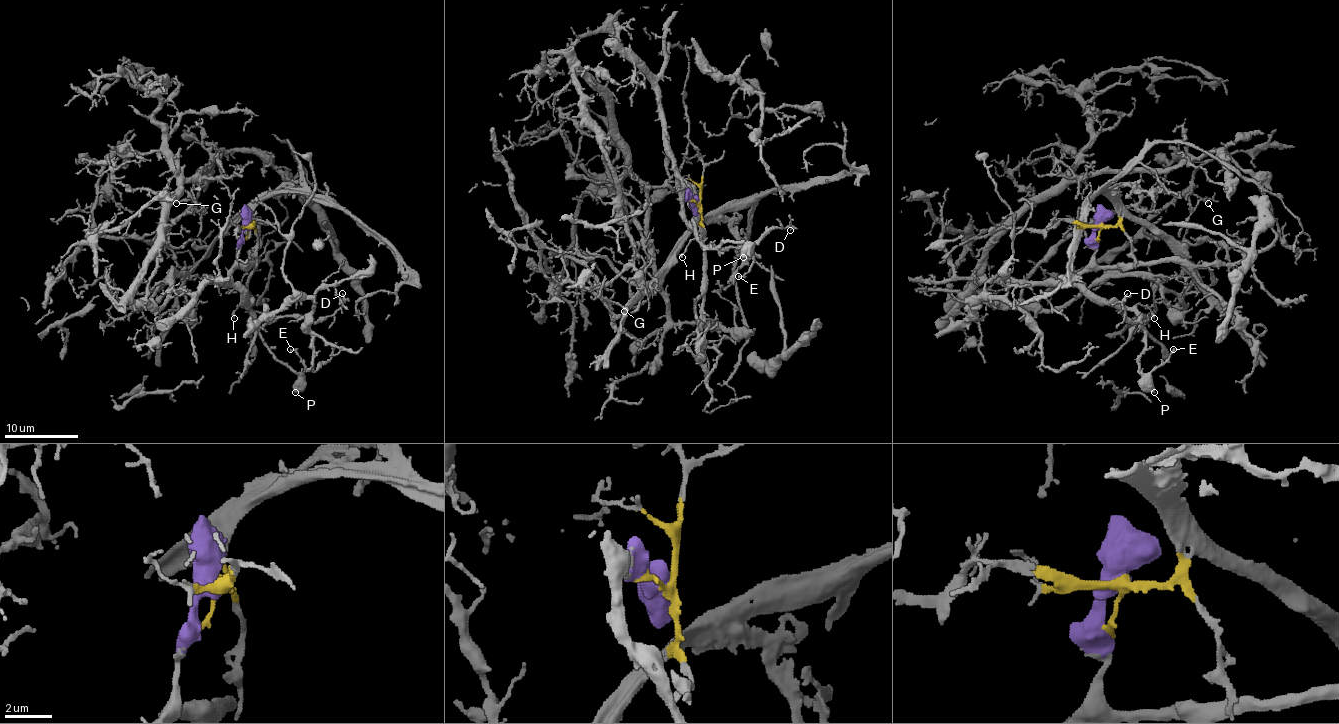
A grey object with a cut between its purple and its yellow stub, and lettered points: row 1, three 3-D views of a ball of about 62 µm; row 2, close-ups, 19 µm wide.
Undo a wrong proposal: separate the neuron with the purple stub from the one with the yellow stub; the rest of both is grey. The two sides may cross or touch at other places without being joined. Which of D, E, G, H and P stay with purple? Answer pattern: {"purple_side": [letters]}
{"purple_side": ["D", "E", "H", "P"]}

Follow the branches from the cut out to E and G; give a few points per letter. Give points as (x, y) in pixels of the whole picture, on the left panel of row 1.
E: (250, 226), (242, 232), (233, 282), (242, 293), (263, 345), (296, 373), (304, 371), (304, 363), (291, 348)
G: (250, 226), (248, 217), (242, 217), (205, 247), (198, 247), (194, 241), (200, 206), (192, 200), (176, 202)

